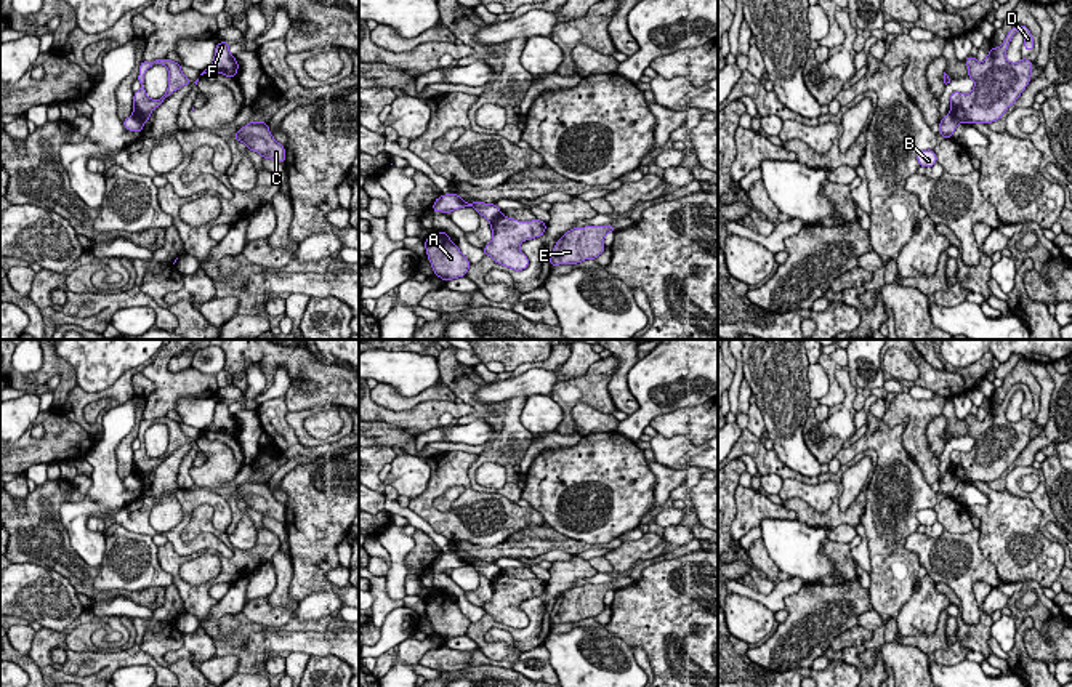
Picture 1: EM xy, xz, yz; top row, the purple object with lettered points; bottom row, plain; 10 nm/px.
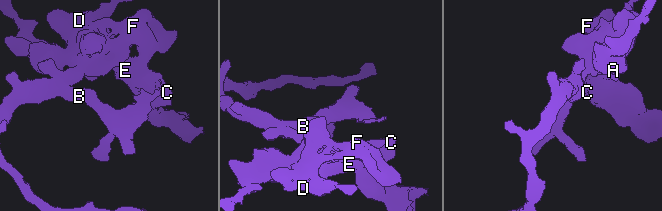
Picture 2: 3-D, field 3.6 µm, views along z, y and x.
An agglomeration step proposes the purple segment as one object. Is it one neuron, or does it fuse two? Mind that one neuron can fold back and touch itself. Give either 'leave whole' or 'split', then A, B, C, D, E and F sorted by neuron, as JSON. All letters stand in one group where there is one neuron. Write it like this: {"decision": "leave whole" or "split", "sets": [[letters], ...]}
{"decision": "split", "sets": [["A", "C", "D", "E", "F"], ["B"]]}

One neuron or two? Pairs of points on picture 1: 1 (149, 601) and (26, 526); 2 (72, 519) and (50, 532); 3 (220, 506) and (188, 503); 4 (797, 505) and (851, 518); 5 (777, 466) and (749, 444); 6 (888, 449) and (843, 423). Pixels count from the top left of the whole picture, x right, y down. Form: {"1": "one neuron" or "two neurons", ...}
{"1": "one neuron", "2": "two neurons", "3": "one neuron", "4": "one neuron", "5": "one neuron", "6": "two neurons"}

